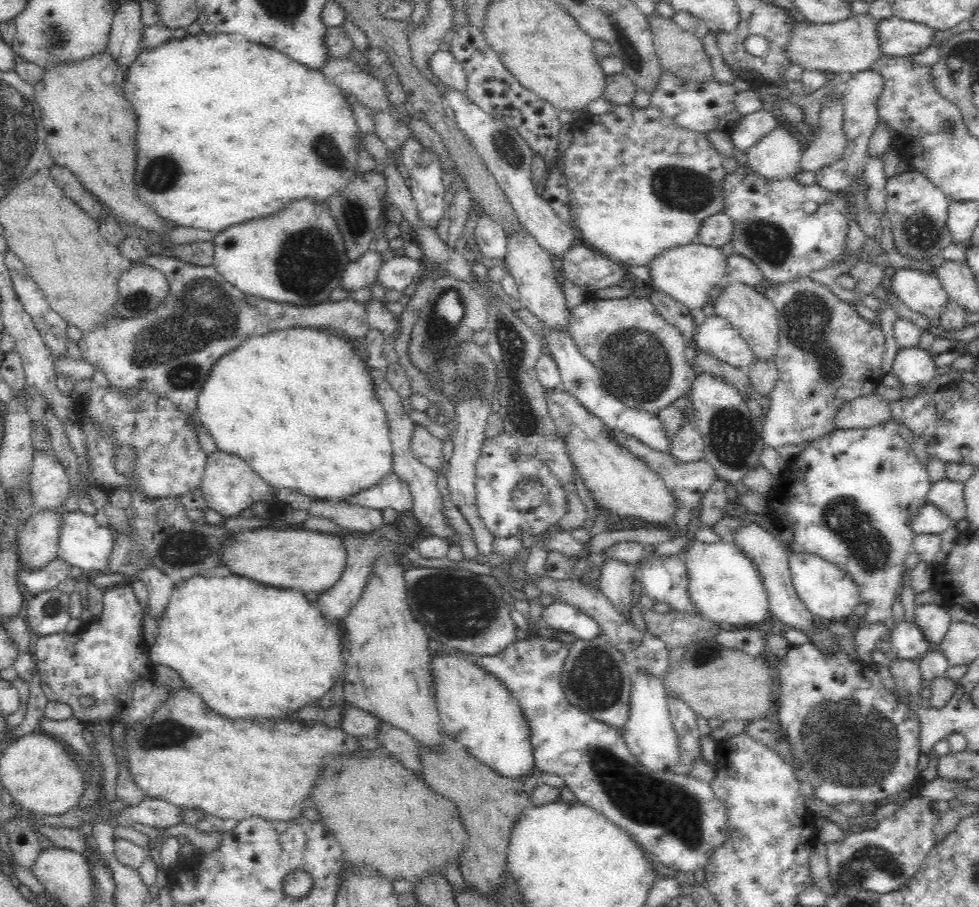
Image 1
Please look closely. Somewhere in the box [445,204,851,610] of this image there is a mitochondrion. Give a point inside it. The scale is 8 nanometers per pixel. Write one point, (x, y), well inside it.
(636, 361)

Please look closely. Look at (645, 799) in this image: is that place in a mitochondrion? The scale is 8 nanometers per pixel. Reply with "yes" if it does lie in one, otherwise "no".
yes

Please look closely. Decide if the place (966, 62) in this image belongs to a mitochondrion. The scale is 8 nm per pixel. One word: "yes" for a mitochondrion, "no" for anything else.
yes

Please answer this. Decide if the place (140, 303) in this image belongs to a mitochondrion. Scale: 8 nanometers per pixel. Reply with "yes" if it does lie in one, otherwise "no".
yes

